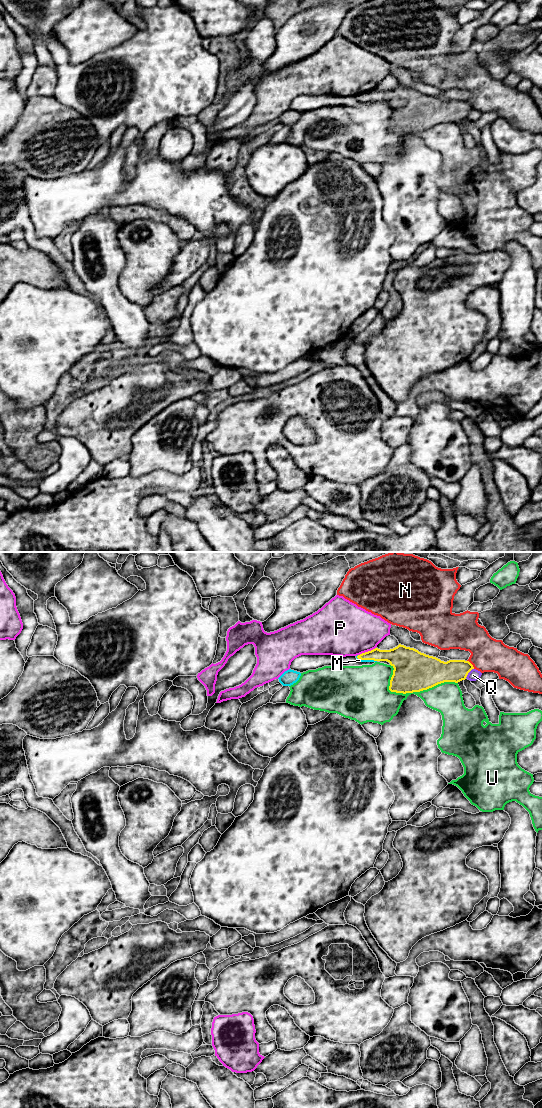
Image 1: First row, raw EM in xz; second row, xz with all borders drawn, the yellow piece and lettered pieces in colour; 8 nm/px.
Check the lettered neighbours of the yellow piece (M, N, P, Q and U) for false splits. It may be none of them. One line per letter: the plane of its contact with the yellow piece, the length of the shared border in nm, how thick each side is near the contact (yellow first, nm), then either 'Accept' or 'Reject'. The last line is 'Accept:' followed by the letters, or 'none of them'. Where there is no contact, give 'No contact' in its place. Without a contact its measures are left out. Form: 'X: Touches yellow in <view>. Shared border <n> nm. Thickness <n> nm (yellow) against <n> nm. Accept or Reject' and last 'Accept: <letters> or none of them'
M: Touches yellow in xz. Shared border 170 nm. Thickness 160 nm (yellow) against 20 nm. Accept
N: Touches yellow in xz. Shared border 90 nm. Thickness 180 nm (yellow) against 280 nm. Reject
P: Touches yellow in xz. Shared border 160 nm. Thickness 150 nm (yellow) against 420 nm. Reject
Q: Touches yellow in xz. Shared border 100 nm. Thickness 190 nm (yellow) against 90 nm. Reject
U: Touches yellow in xz. Shared border 550 nm. Thickness 320 nm (yellow) against 240 nm. Reject
Accept: M

